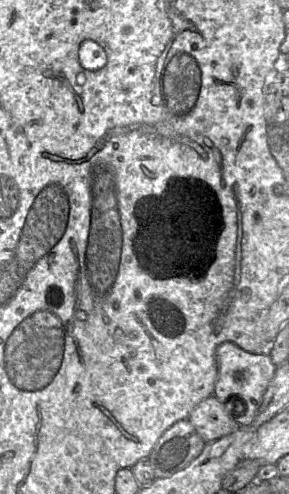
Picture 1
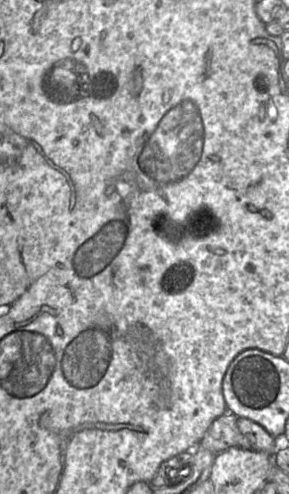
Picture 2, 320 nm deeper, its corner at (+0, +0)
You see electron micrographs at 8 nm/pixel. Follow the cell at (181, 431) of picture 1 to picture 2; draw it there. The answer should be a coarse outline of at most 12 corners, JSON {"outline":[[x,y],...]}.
{"outline":[[226,411],[211,423],[196,447],[215,454],[239,447],[236,415]]}

